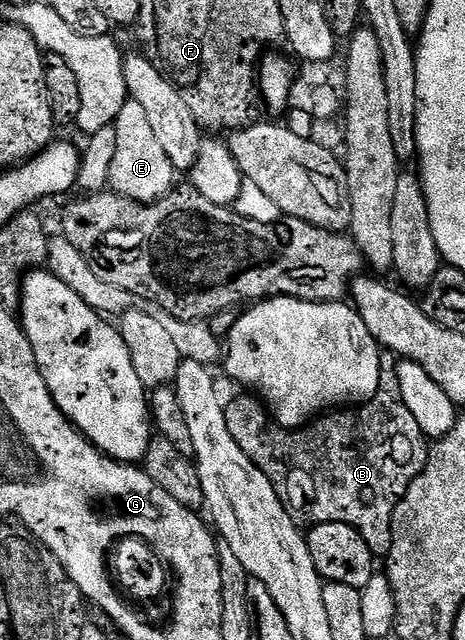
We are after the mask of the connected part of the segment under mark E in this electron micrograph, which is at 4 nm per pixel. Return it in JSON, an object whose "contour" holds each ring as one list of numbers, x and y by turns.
{"contour":[[127,99,113,127,116,131,116,159,112,161,109,188,133,201,147,203,168,196,176,185,176,170,172,159,164,153,164,147,160,147,144,107]]}

